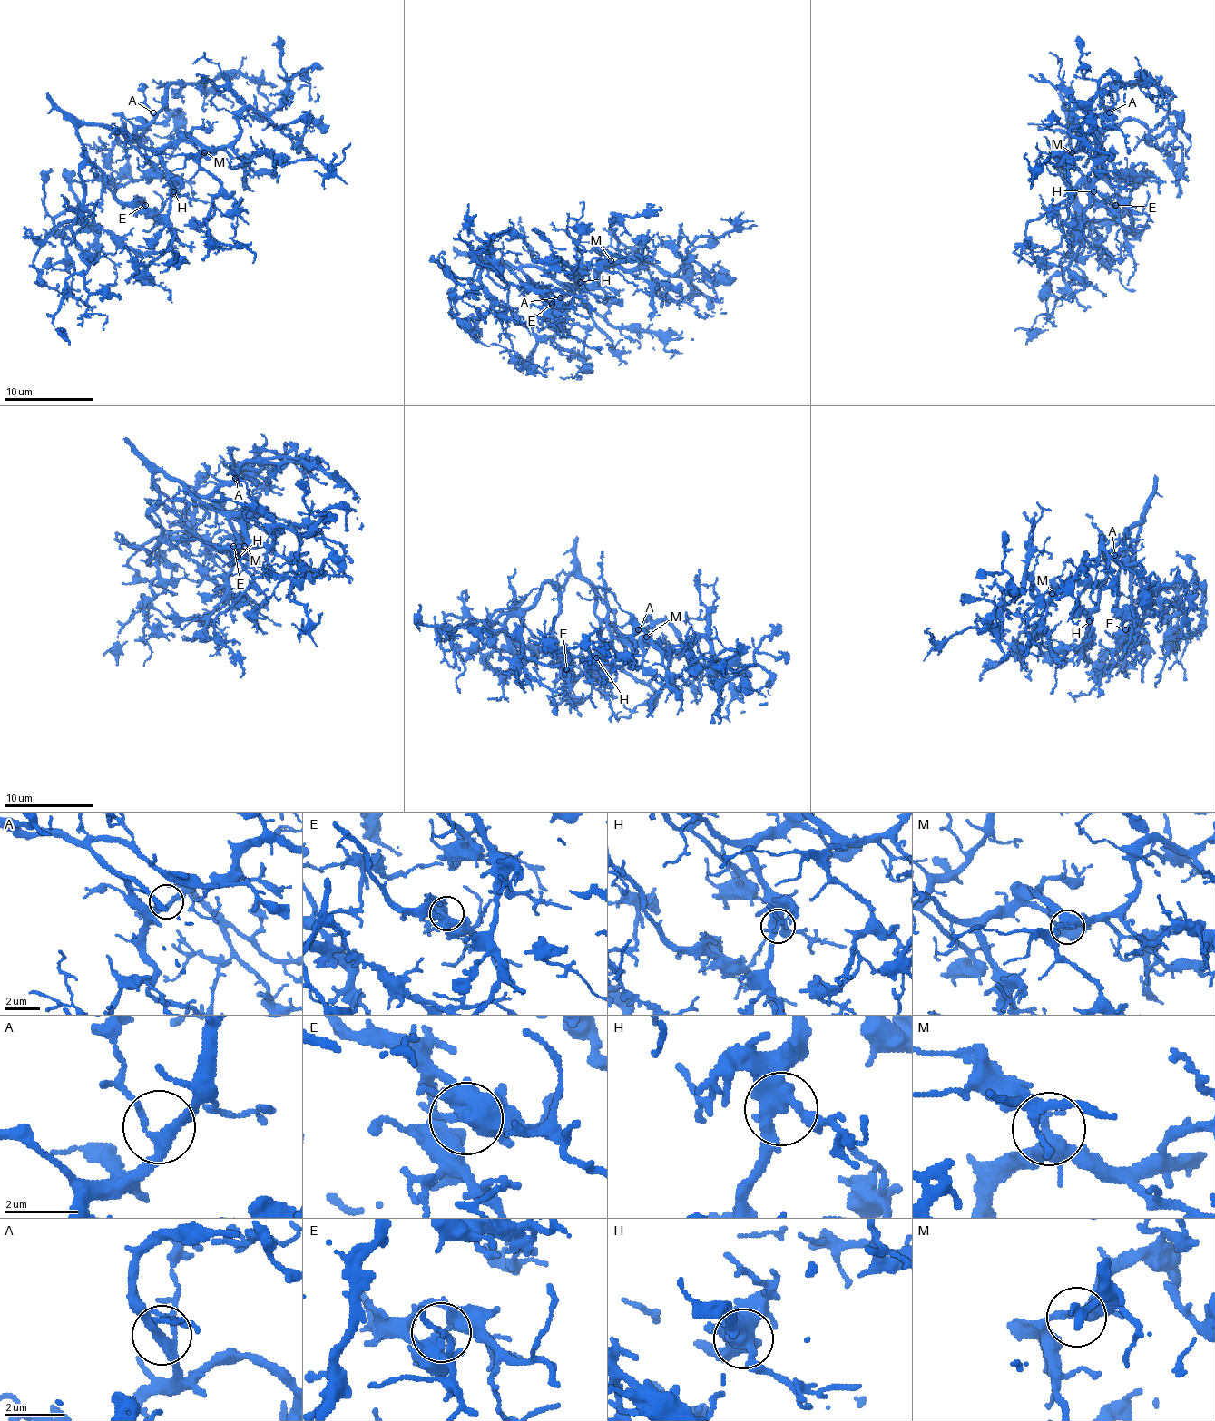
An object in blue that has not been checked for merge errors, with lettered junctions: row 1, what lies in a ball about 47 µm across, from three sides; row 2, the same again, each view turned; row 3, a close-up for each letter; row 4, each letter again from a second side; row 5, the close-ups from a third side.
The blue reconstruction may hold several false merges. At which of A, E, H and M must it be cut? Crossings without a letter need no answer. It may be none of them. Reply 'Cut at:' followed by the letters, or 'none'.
Cut at: none

